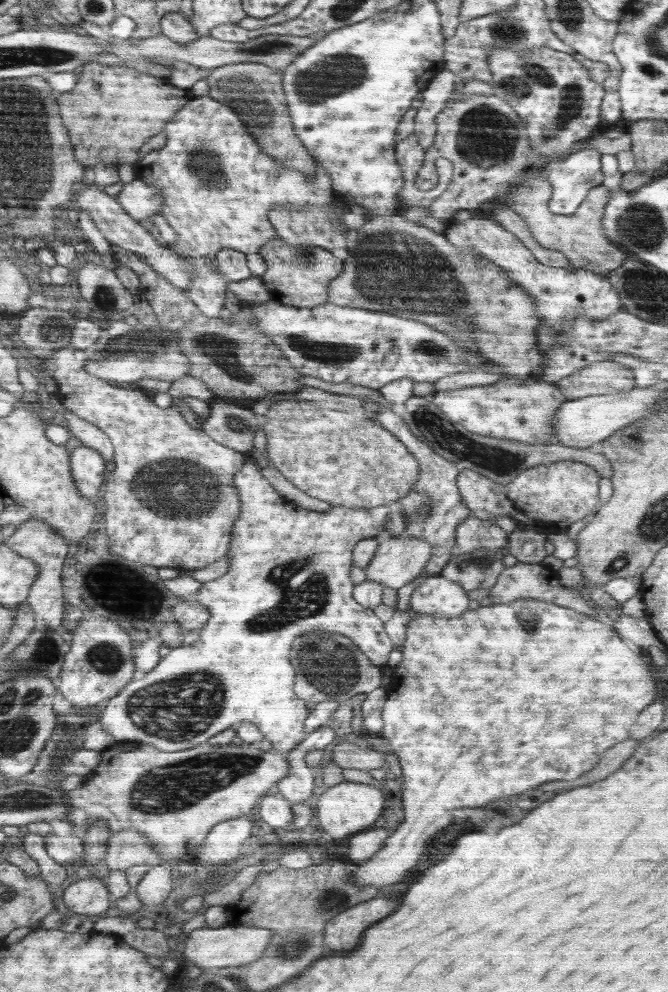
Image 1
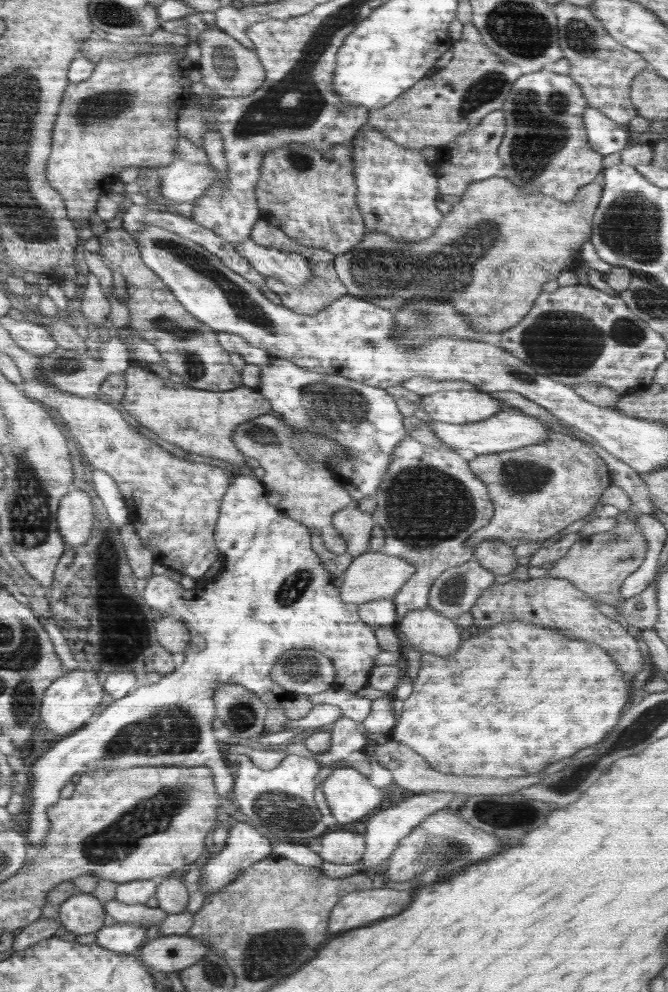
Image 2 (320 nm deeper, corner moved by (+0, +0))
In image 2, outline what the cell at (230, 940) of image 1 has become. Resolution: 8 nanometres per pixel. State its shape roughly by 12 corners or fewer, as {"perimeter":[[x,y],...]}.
{"perimeter":[[187,934],[160,936],[137,959],[163,973],[192,966],[210,945]]}

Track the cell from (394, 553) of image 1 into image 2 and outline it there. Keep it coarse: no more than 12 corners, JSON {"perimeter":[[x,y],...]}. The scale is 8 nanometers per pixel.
{"perimeter":[[380,551],[353,557],[340,598],[393,599],[416,567]]}

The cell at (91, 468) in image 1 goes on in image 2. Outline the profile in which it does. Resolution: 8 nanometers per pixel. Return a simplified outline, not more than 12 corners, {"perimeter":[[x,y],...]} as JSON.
{"perimeter":[[78,486],[63,496],[58,531],[82,546],[93,530],[92,498]]}

